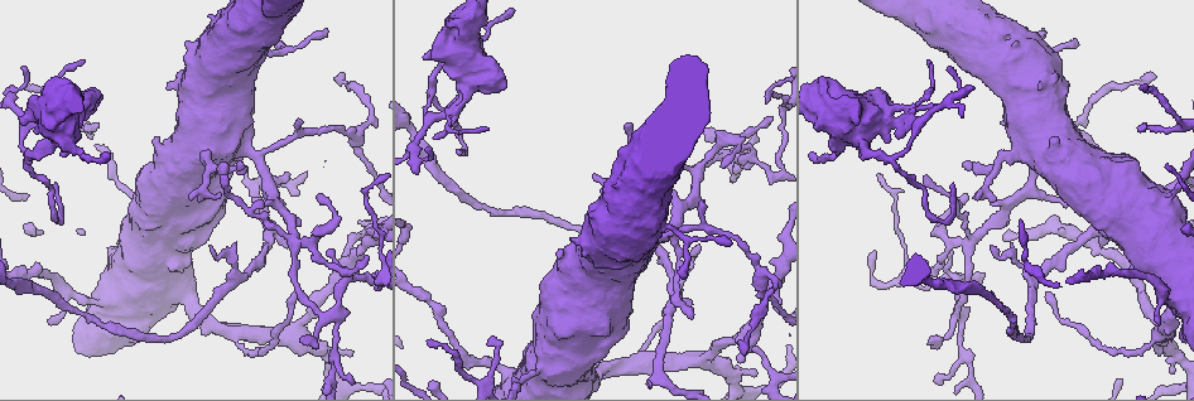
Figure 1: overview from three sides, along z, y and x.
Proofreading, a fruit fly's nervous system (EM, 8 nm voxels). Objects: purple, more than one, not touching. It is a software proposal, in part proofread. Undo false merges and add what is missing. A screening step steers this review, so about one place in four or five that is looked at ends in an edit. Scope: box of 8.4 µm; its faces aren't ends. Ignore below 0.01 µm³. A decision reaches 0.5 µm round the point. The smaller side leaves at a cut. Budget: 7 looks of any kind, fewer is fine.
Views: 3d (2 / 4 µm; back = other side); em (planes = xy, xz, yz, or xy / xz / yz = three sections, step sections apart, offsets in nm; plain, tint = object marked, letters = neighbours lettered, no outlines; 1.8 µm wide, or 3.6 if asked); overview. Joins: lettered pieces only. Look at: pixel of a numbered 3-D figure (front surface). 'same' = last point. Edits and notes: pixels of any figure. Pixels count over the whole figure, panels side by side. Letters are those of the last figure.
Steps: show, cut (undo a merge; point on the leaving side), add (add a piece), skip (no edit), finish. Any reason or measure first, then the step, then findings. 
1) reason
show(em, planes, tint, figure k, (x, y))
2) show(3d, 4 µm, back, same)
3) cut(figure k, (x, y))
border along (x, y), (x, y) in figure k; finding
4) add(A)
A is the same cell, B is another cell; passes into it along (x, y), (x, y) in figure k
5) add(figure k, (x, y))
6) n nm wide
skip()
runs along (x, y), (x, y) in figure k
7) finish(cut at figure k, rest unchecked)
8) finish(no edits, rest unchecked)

tapers out
show(em, yz, step 16, letters, figure 1, (303, 342))

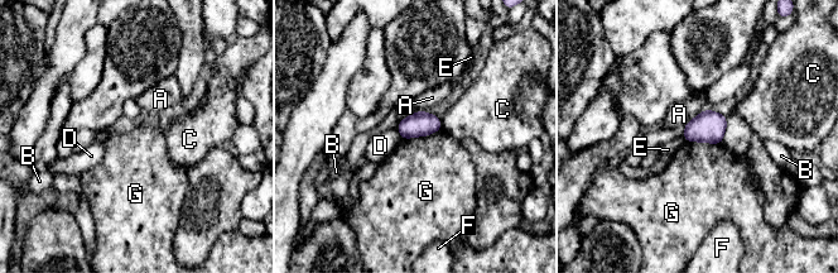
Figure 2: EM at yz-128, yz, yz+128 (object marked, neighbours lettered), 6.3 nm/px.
another direction
show(em, xy, step 16, letters, same)

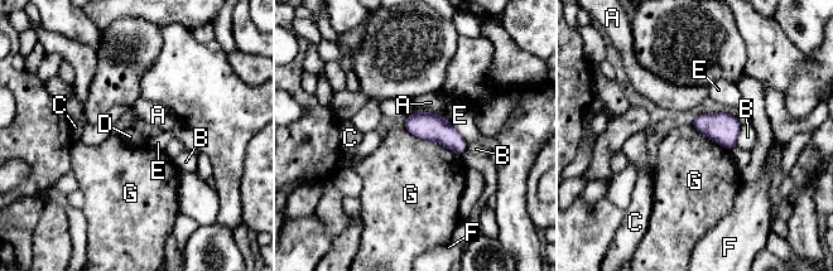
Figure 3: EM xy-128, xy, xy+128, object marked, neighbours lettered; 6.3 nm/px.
skip()
A, B, C, D, E, F and G are other cells; none of them fits

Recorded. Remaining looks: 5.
calibre changes
show(em, planes, letters, figure 1, (209, 168))

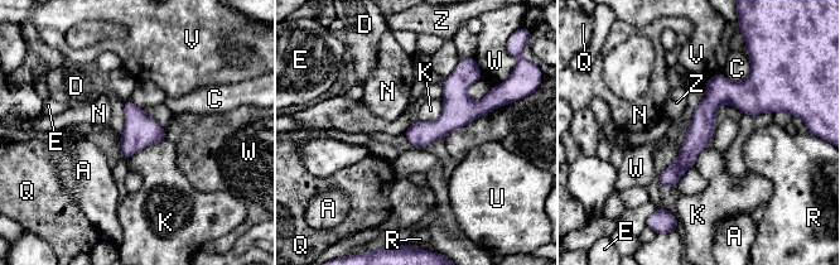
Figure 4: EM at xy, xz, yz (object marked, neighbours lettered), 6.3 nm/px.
K touches over 300 nm
skip()
A, C, D, E, K, N, Q, R, U, V, W and Z are other cells; border along (165, 139), (150, 143), (125, 160) in figure 4; one cell here

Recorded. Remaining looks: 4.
sharp bend
show(3d, 2 µm, figure 1, (662, 378))

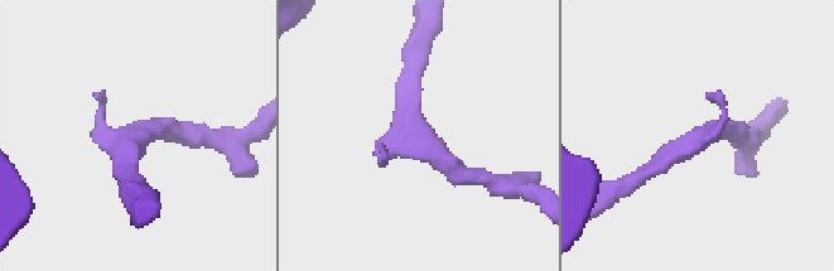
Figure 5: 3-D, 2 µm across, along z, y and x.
show(em, xy, step 16, tint, figure 5, (702, 138))

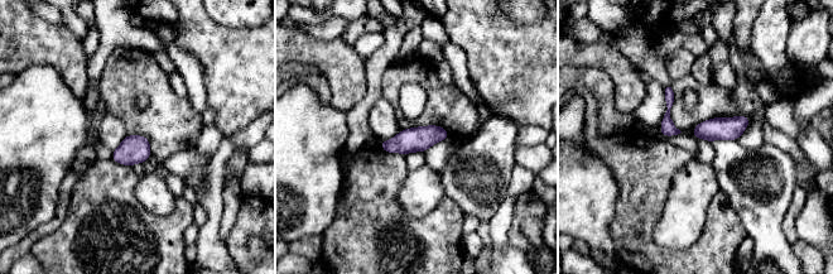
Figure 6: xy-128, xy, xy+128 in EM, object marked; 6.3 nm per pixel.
show(em, planes, letters, same)

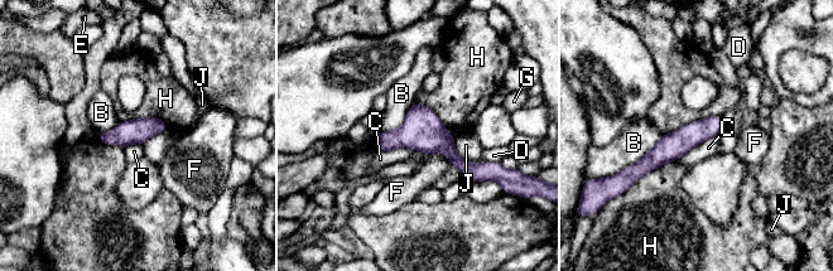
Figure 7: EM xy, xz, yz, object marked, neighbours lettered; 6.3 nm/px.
160 nm wide
skip()
B, C, D, E, F, G, H and J are other cells; runs along (378, 138), (437, 139), (482, 170) in figure 7; continuous, no second cell

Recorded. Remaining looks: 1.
finish(no edits, rest unchecked)

